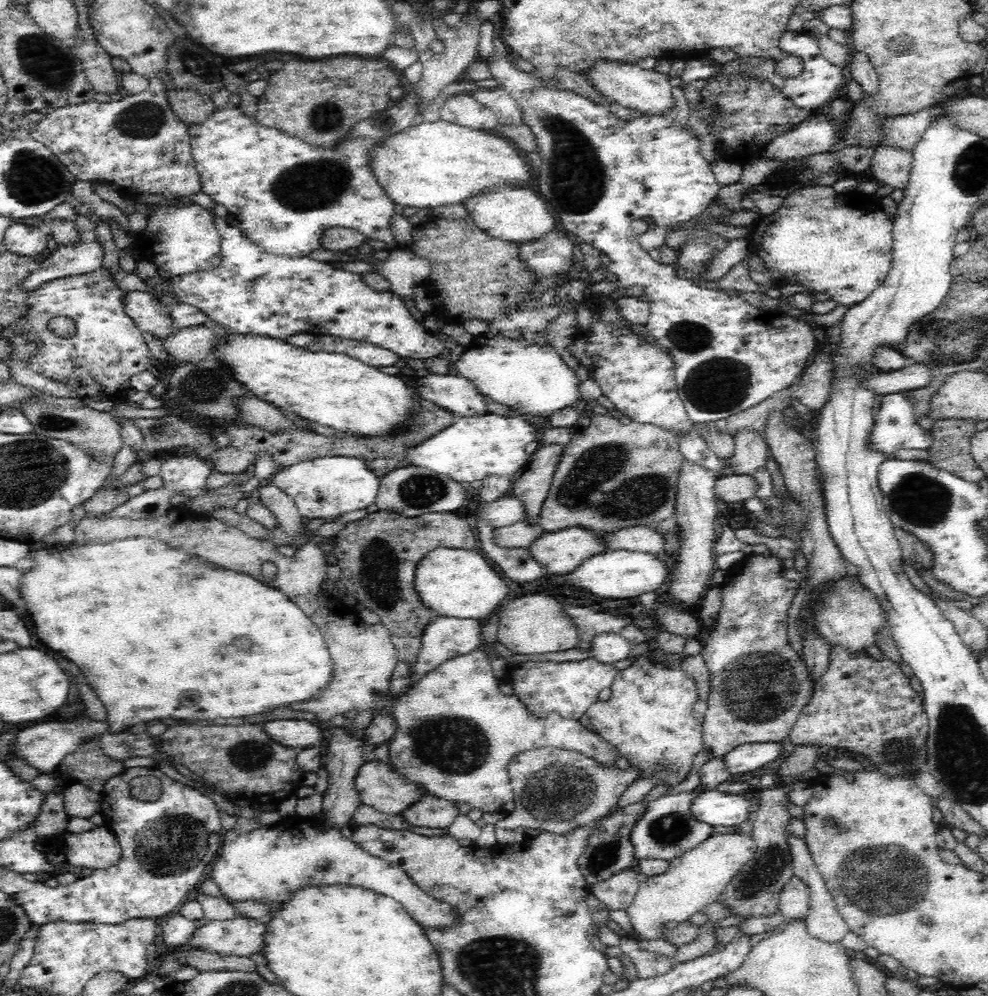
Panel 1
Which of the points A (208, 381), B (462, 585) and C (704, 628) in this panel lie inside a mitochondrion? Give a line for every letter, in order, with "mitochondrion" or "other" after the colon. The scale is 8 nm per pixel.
A: mitochondrion
B: other
C: other

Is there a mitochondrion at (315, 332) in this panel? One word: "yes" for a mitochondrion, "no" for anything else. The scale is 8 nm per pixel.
no

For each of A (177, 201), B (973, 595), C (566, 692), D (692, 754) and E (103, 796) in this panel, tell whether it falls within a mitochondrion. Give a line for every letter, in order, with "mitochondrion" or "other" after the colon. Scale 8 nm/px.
A: other
B: other
C: other
D: other
E: other

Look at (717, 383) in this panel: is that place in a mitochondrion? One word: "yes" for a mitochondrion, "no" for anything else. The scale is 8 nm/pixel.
yes

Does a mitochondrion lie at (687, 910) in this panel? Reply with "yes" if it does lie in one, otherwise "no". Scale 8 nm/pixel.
no

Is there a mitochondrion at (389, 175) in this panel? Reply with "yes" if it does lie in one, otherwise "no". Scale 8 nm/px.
no

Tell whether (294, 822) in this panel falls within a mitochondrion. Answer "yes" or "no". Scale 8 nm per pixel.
no

